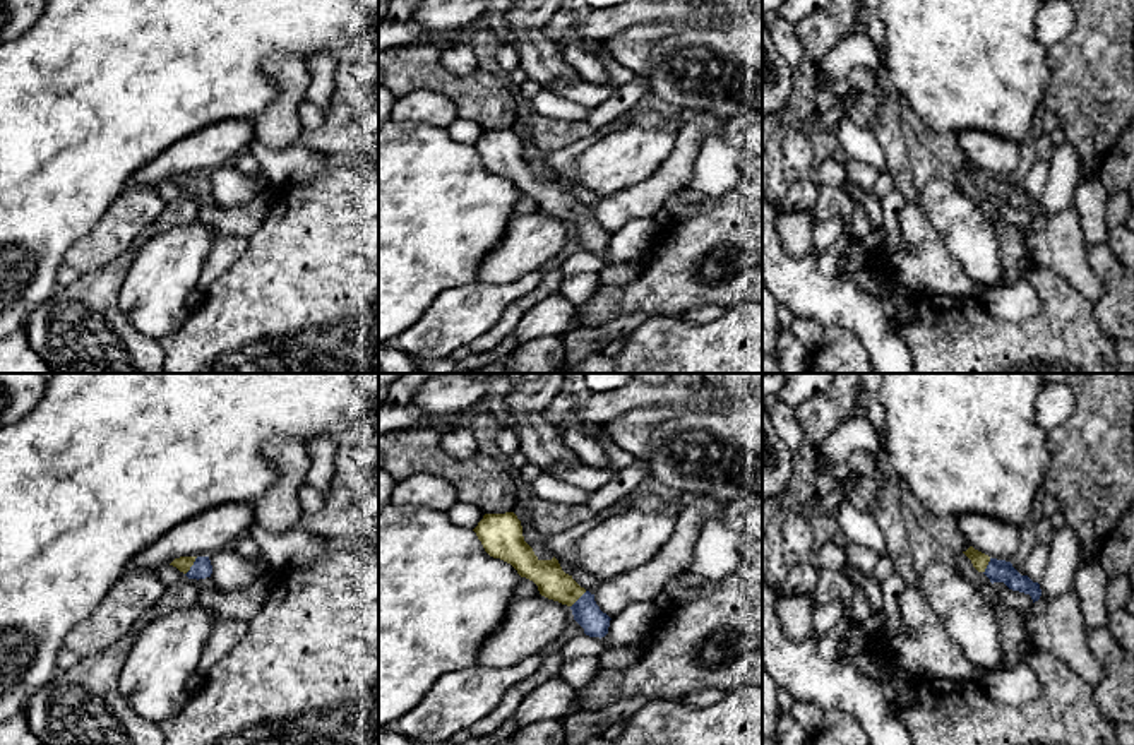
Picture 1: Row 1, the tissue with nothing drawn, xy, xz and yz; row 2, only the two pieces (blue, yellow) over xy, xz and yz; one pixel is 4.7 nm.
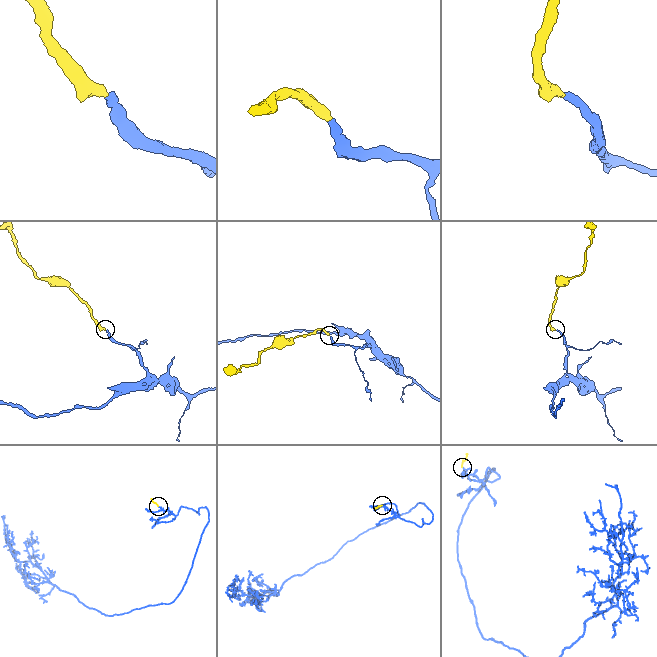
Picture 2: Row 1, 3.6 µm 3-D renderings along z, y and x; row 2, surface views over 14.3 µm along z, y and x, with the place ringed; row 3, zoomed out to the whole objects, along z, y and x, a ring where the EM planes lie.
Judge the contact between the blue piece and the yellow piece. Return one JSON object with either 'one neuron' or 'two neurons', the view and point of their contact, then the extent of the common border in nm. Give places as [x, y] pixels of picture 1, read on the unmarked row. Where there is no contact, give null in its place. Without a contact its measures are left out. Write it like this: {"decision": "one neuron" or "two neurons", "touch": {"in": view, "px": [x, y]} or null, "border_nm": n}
{"decision": "one neuron", "touch": {"in": "xy", "px": [192, 182]}, "border_nm": 110}

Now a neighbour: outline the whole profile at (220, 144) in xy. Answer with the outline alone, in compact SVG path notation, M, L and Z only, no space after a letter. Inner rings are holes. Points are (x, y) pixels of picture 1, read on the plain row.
M254 118L219 120L163 151L130 178L128 187L158 187L180 173L209 173L235 163L254 142Z

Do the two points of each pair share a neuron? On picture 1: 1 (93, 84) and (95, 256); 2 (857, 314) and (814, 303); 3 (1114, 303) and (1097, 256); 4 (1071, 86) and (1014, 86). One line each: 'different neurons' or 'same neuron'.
1: different neurons
2: same neuron
3: same neuron
4: different neurons

